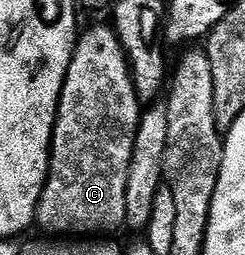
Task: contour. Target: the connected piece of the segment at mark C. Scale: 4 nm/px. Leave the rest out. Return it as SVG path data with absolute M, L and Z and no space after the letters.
M93 25L89 30L82 32L77 39L77 50L73 53L71 67L67 71L67 79L63 83L61 102L57 108L57 125L53 129L53 151L51 164L49 166L49 177L45 180L45 189L41 192L41 201L37 204L38 226L50 229L53 235L85 235L88 229L117 229L126 224L127 215L127 183L129 179L129 168L135 151L135 139L139 131L143 102L137 96L137 87L133 84L133 71L131 62L127 56L127 50L116 30L116 28L105 25Z

